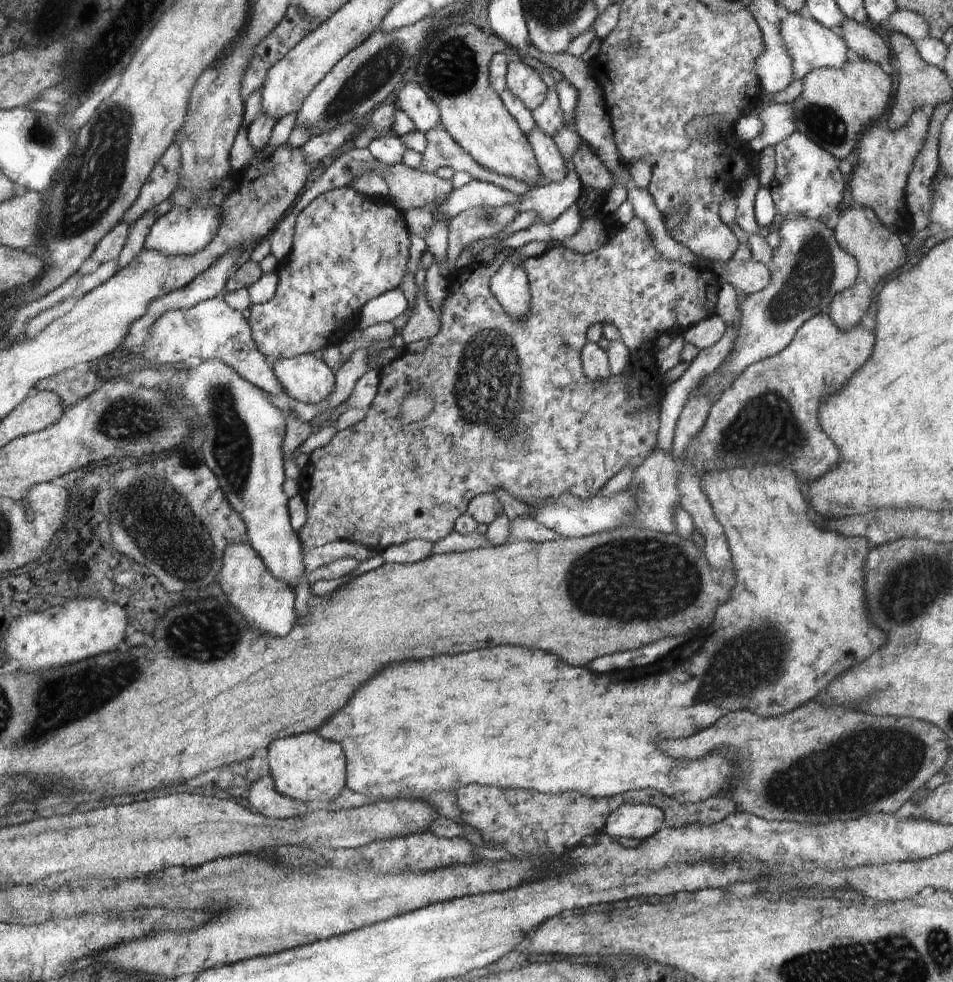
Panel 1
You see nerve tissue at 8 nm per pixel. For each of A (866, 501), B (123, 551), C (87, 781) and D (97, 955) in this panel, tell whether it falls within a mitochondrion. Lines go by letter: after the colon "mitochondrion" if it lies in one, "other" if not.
A: other
B: other
C: other
D: other

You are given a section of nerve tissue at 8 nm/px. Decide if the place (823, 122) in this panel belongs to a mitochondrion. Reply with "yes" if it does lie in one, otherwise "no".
yes

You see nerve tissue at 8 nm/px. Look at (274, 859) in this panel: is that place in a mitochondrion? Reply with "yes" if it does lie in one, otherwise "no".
no

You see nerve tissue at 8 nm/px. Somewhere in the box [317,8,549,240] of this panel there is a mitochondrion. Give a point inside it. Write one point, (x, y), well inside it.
(449, 66)

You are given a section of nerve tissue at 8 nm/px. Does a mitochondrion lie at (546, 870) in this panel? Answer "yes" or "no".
no

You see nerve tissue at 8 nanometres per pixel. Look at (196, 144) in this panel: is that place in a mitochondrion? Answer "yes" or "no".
yes

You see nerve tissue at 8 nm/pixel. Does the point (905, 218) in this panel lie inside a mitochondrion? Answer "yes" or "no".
no

